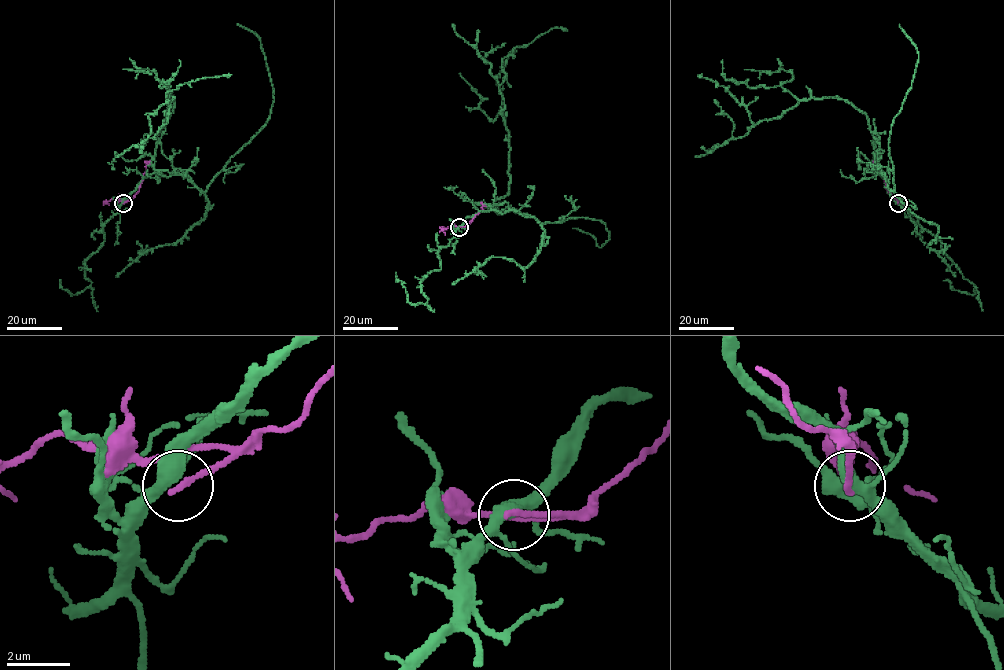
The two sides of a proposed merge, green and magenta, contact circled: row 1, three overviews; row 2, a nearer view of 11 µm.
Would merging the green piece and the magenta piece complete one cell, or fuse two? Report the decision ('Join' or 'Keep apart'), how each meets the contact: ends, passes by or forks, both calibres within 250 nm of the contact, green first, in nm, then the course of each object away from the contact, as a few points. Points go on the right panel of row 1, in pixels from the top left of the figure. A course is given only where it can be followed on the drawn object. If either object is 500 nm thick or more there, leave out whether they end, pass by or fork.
Keep apart. At the ring green forks. At the ring magenta ends. Thickness 320 nm (green) against 190 nm. Course of green: (898, 202), (877, 168), (879, 144), (868, 117), (849, 102), (802, 99), (756, 124), (722, 86), (701, 75). Course of magenta: (898, 203), (885, 187), (884, 177), (873, 161)

